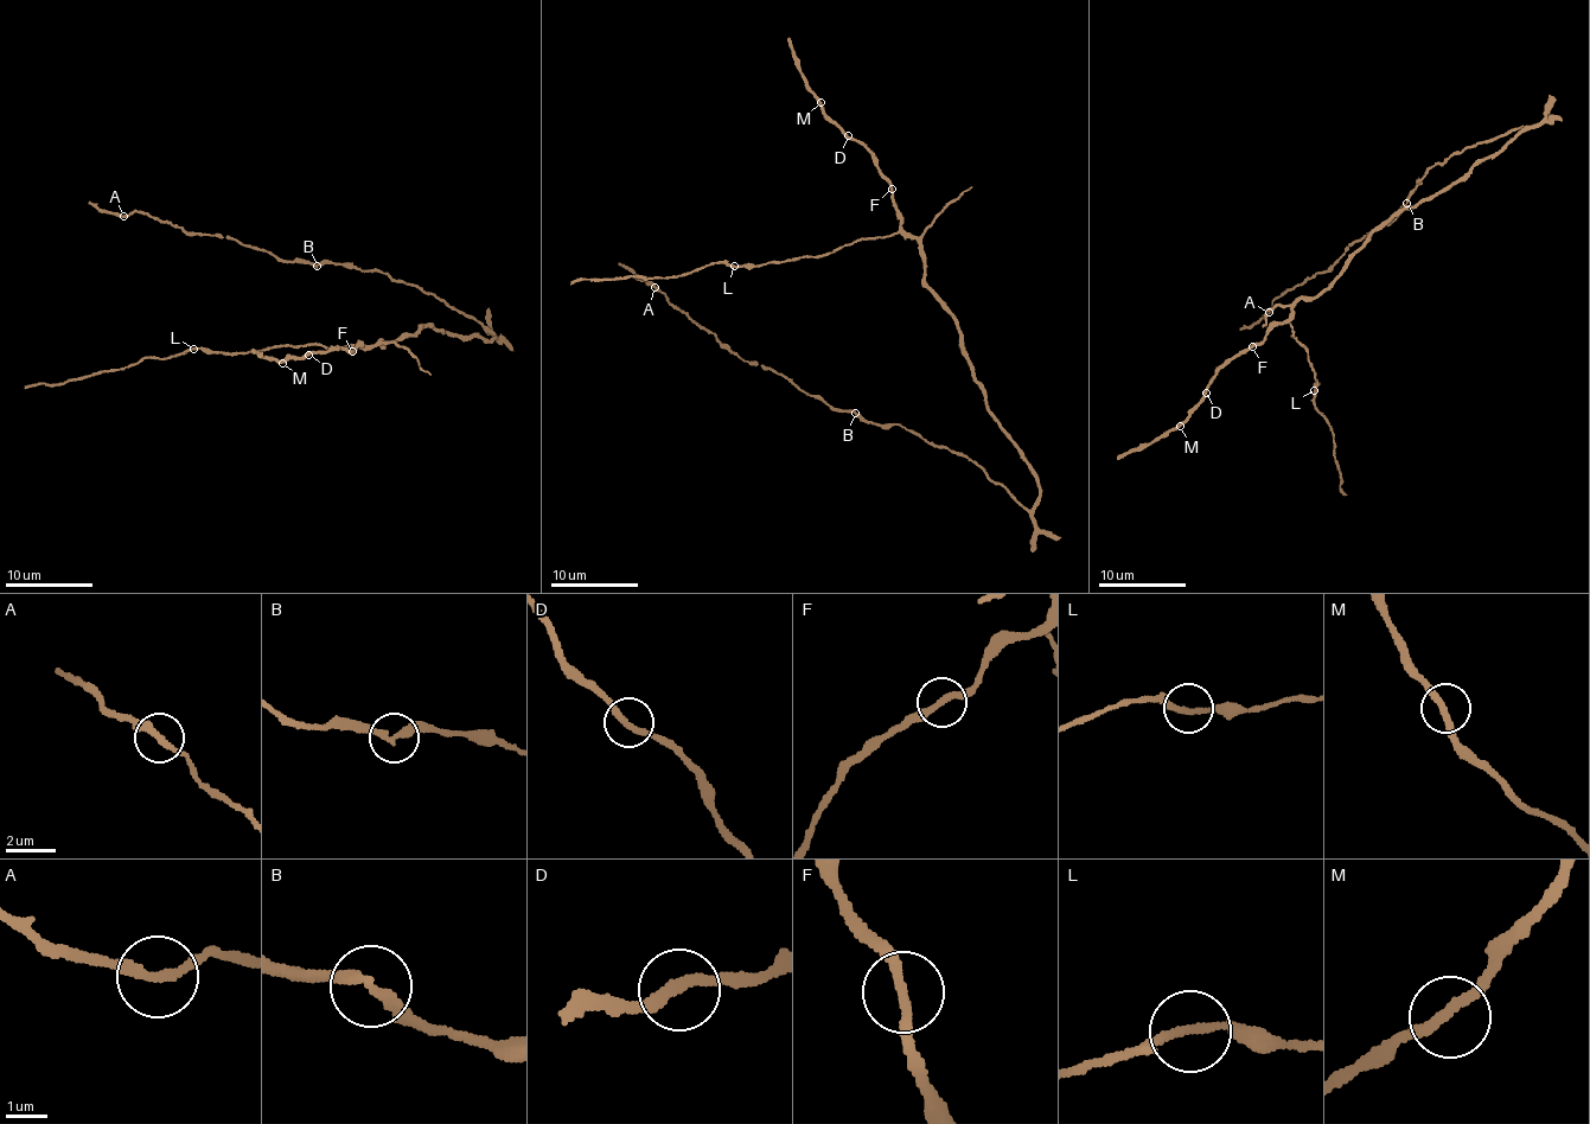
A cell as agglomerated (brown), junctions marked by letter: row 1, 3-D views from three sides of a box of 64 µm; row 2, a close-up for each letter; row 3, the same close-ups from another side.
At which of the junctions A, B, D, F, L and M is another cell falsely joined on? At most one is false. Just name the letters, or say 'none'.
none

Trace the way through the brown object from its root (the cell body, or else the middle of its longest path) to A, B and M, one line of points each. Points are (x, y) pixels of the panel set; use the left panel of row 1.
A: (464, 336), (485, 342), (493, 337), (474, 318), (382, 272), (286, 262), (138, 210), (123, 216)
B: (464, 336), (485, 342), (493, 337), (474, 318), (382, 272), (336, 263), (317, 266)
M: (464, 336), (444, 332), (430, 323), (381, 347), (382, 340), (351, 352), (340, 346), (282, 363)

